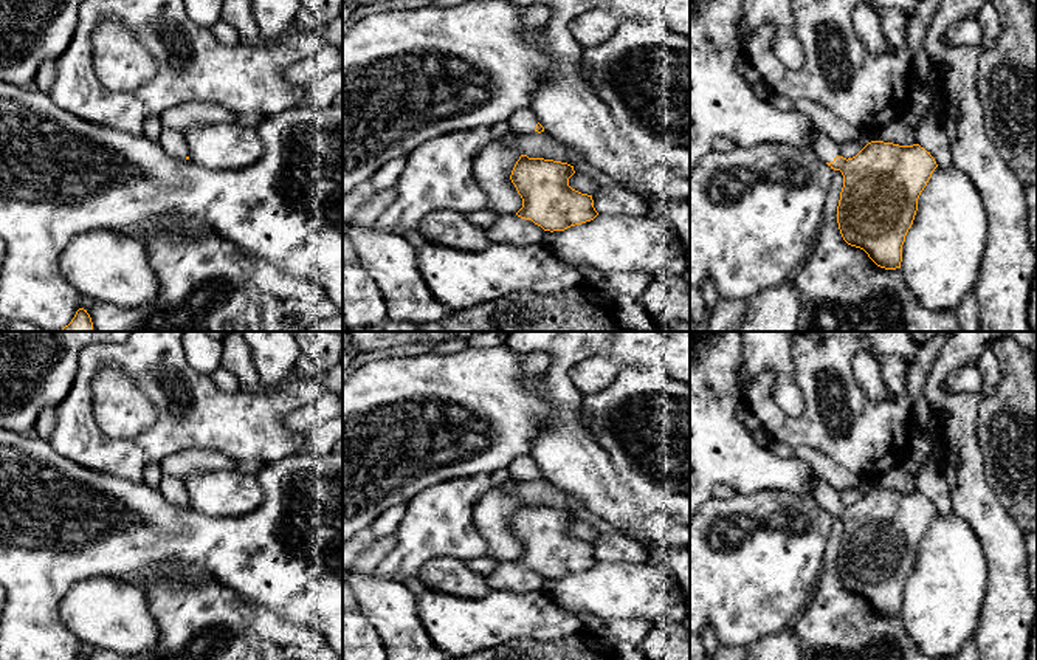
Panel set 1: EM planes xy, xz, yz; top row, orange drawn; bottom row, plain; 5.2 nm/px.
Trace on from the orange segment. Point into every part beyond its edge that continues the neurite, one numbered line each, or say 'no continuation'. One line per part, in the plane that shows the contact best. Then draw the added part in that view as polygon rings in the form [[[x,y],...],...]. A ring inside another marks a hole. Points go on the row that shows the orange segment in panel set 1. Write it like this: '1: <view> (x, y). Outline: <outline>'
1: yz (825, 147). Outline: [[[817,129],[812,133],[812,150],[825,163],[832,163],[835,156],[842,156],[840,146]]]

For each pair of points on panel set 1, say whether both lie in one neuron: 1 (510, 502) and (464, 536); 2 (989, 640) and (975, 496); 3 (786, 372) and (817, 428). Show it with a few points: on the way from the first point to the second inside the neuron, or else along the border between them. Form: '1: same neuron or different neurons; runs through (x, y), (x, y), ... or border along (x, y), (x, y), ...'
1: different neurons; border along (475, 502), (471, 522), (485, 543), (487, 555)
2: same neuron; runs through (1003, 604), (1003, 541), (997, 532)
3: different neurons; border along (794, 367), (803, 409), (789, 417)

